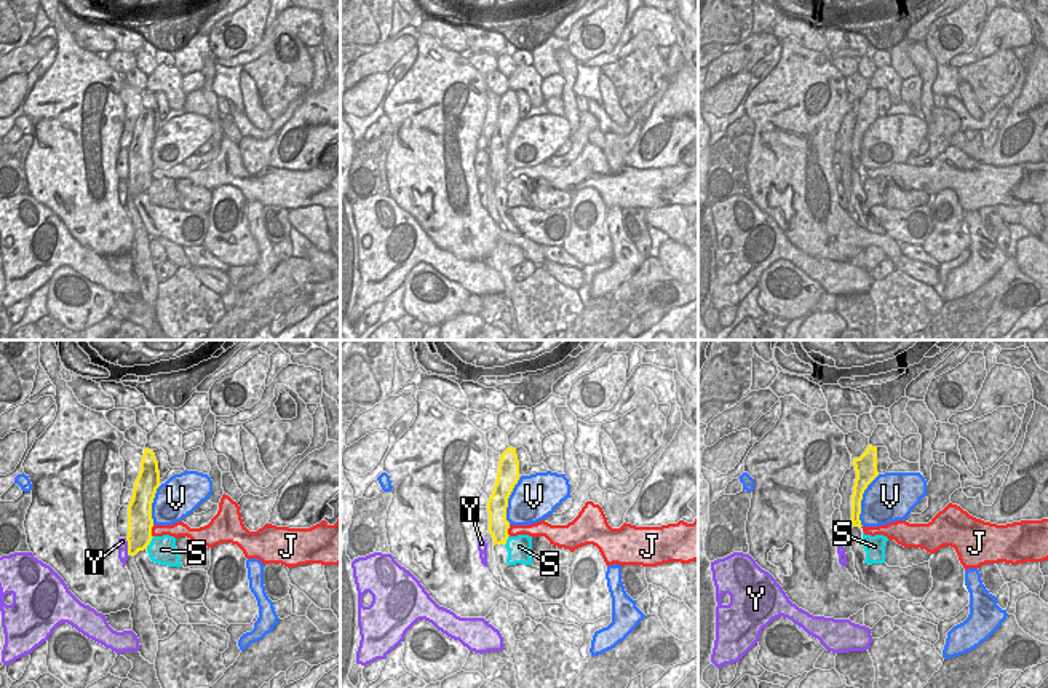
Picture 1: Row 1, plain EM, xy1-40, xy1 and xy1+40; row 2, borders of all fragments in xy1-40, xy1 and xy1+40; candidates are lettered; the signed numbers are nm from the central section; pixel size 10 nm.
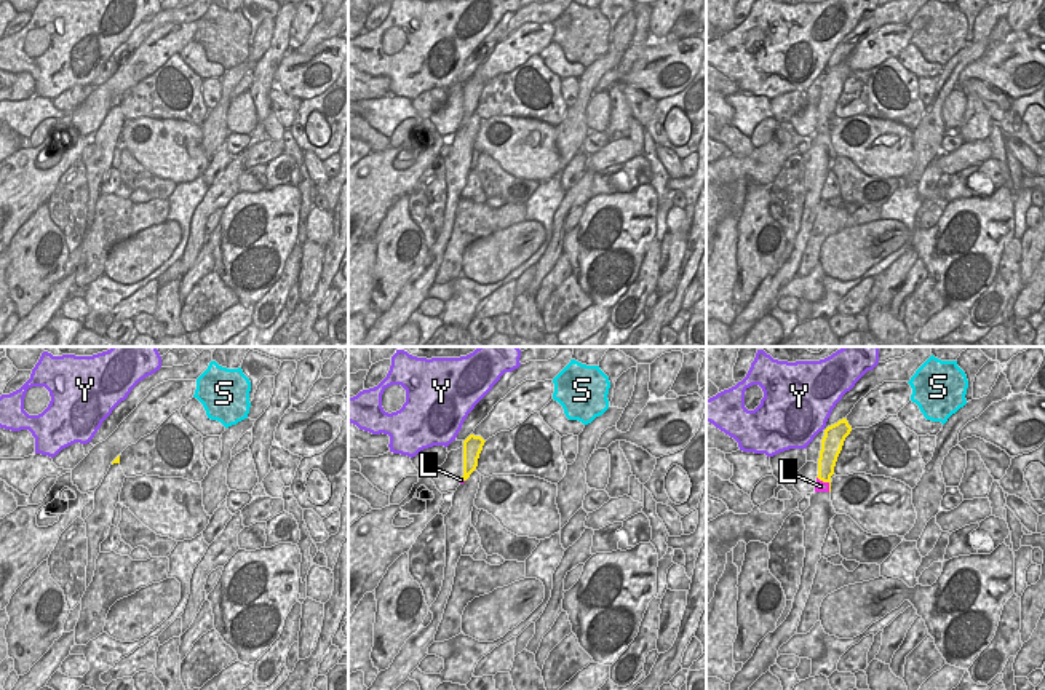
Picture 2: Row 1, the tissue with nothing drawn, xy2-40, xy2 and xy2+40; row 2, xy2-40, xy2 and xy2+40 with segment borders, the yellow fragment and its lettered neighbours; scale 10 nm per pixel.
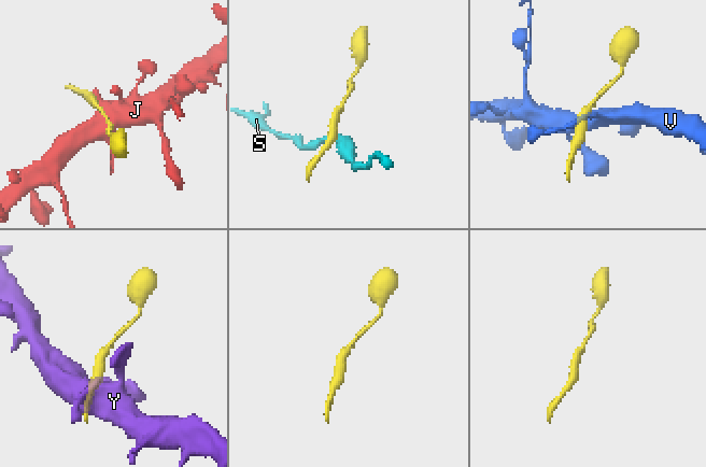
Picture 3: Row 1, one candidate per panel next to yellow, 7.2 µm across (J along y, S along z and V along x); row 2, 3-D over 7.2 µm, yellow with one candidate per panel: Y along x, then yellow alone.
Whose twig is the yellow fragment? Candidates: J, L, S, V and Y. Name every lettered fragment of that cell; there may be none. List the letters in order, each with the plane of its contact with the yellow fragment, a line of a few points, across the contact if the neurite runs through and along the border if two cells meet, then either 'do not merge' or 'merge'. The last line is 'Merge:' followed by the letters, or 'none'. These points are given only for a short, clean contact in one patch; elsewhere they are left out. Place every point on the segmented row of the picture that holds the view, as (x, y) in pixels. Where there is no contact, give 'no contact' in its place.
J: meets yellow in xy1-40; line xy1-40 (154, 525), (152, 537); do not merge
L: meets yellow in xy2+40; line xy2+40 (828, 457), (826, 481), (820, 486); merge
S: meets yellow in xy1-40; line xy1-40 (154, 537), (146, 548); do not merge
V: meets yellow in xy1+40; do not merge
Y: meets yellow in xy1-40; do not merge
Merge: L

